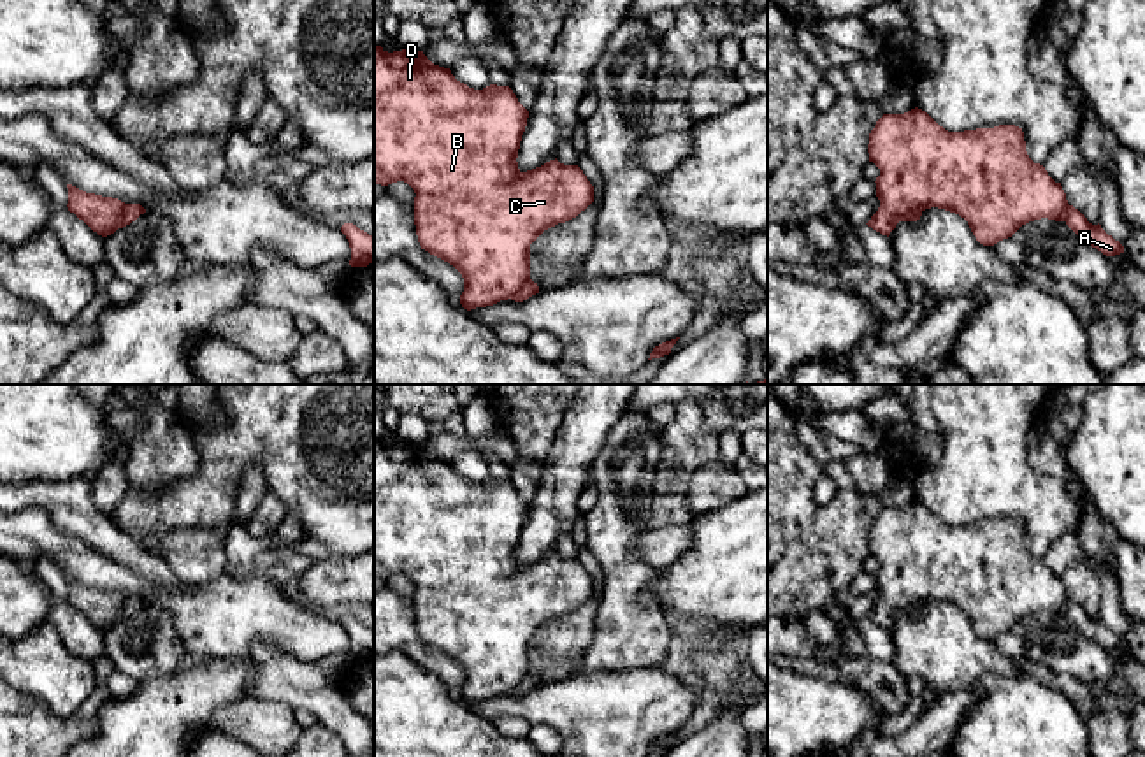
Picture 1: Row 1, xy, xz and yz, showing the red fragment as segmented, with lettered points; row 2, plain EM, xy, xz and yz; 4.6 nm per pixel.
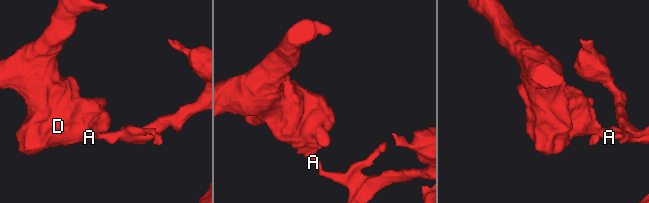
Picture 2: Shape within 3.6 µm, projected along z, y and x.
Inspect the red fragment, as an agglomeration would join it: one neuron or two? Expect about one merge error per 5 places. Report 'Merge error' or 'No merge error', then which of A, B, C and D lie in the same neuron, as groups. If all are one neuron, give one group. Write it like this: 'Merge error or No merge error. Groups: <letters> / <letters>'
Merge error. Groups: A / B C D

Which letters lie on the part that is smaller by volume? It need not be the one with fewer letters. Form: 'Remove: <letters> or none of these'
Remove: A

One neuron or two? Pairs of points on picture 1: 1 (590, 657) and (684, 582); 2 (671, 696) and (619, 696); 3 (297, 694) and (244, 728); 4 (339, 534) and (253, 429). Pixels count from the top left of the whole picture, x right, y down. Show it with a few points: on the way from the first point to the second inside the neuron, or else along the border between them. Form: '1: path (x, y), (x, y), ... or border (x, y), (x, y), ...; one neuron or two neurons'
1: border (659, 569), (641, 601), (654, 603), (664, 615); two neurons
2: path (659, 696), (631, 696); one neuron
3: border (248, 696), (283, 701), (292, 710); two neurons
4: path (329, 506), (316, 485), (281, 450); one neuron

